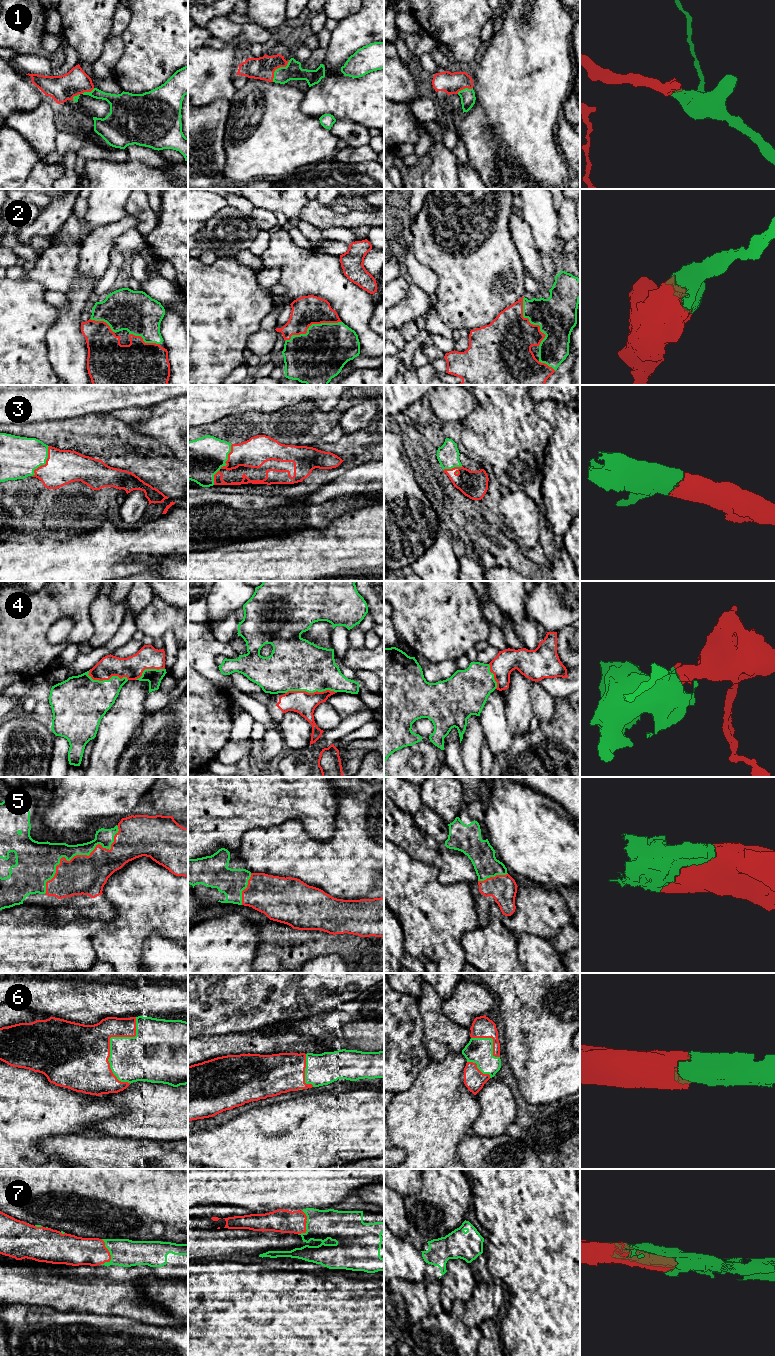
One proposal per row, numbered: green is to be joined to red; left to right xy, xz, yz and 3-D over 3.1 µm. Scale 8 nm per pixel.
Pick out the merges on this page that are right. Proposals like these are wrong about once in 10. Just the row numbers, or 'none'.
1, 2, 3, 4, 5, 6, 7

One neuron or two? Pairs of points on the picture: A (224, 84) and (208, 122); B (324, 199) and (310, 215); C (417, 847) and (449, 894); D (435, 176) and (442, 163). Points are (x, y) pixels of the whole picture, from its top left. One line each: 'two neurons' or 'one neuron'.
A: two neurons
B: two neurons
C: two neurons
D: one neuron

